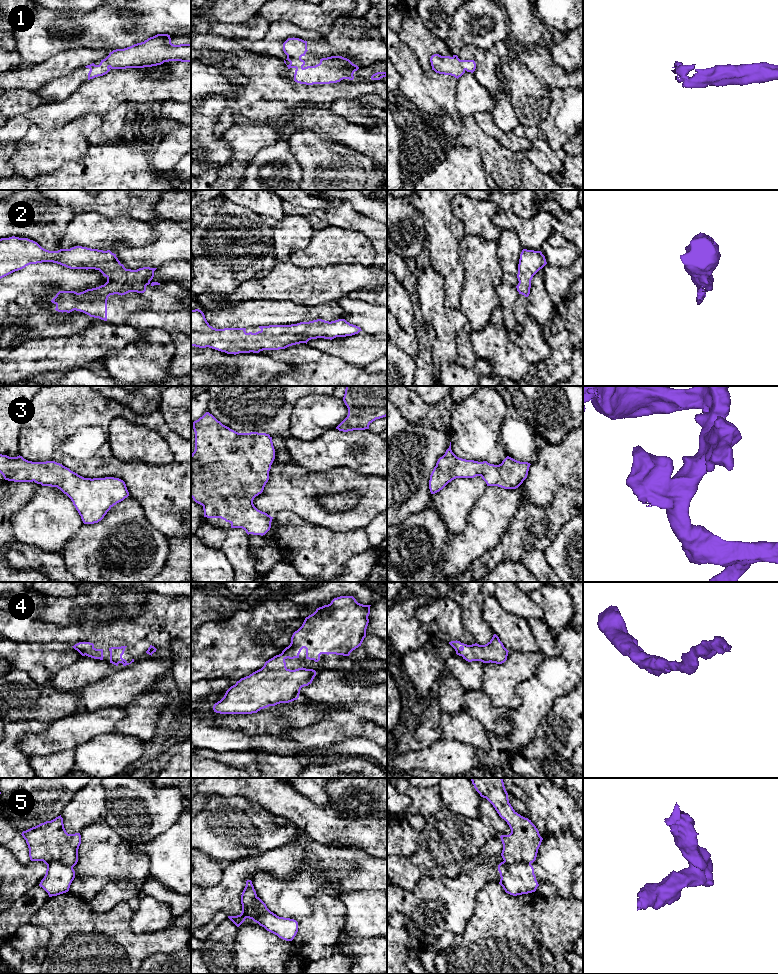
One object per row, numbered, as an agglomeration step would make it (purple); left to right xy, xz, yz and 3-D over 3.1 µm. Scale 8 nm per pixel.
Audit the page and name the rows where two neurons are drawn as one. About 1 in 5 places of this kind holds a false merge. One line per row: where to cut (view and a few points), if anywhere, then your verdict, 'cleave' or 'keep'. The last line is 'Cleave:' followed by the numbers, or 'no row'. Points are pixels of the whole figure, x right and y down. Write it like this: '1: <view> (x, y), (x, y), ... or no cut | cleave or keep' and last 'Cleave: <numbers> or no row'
1: no cut | keep
2: no cut | keep
3: no cut | keep
4: no cut | keep
5: yz (503, 861), (530, 864) | cleave
Cleave: 5

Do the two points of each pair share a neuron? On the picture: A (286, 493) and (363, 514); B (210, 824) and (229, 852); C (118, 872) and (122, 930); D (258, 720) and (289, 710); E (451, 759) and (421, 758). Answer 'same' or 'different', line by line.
A: same
B: same
C: different
D: same
E: same

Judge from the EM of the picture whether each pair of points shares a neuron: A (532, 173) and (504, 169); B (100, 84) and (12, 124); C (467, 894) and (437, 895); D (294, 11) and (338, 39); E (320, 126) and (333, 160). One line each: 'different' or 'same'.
A: same
B: same
C: same
D: different
E: different

